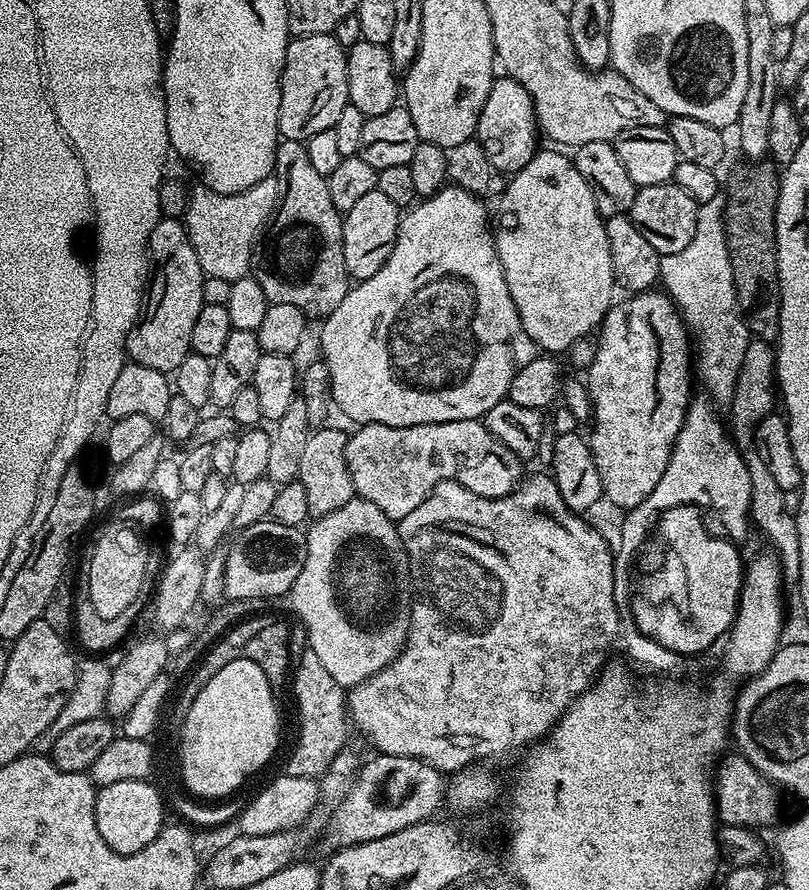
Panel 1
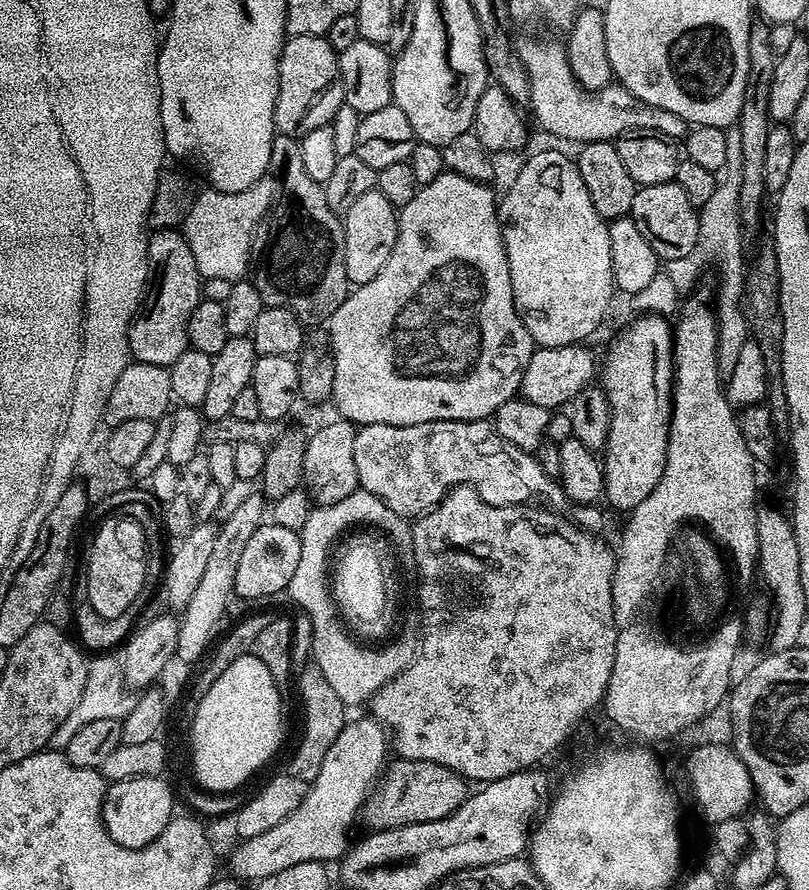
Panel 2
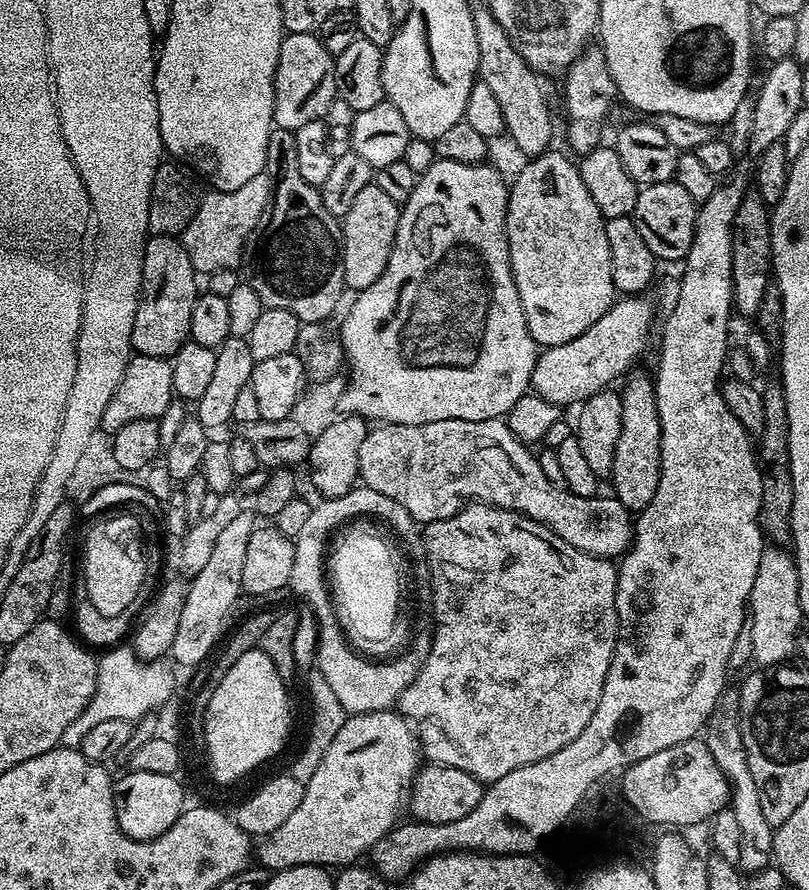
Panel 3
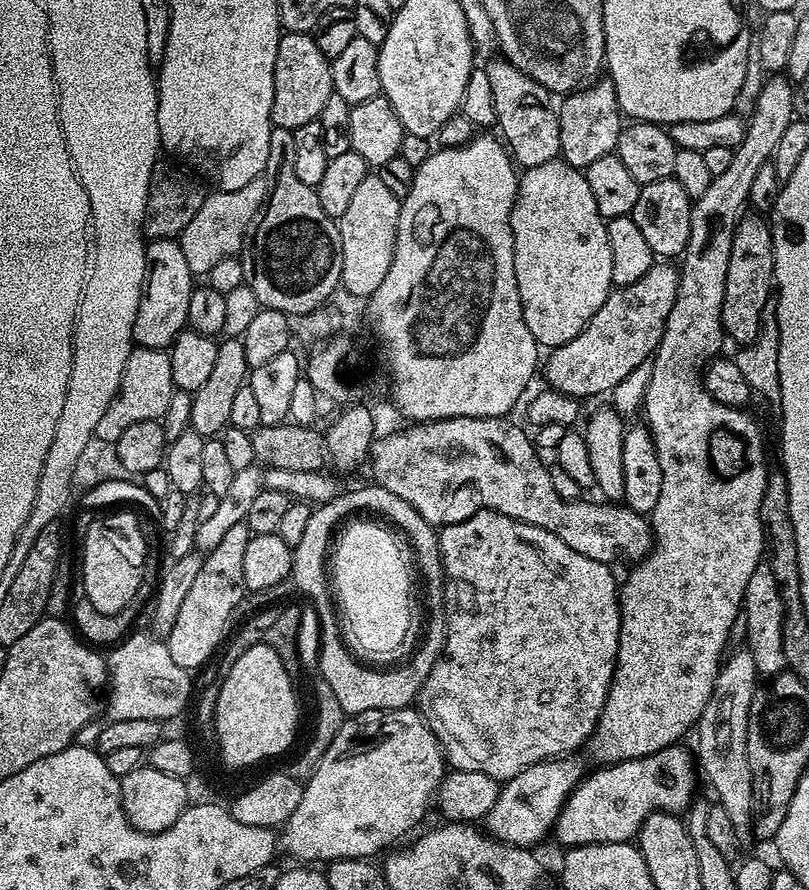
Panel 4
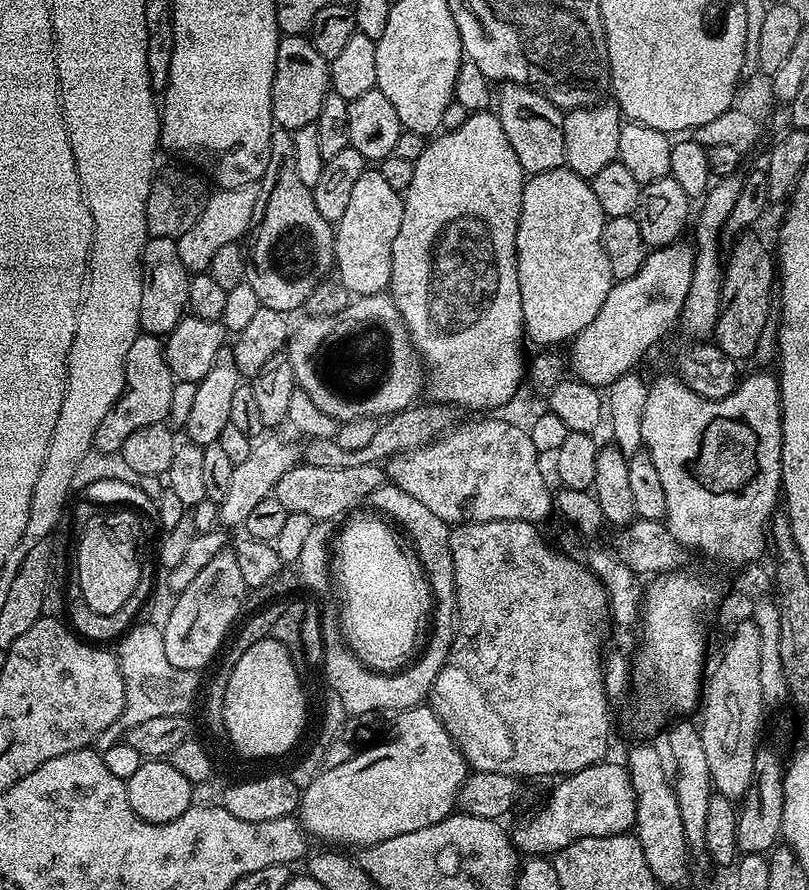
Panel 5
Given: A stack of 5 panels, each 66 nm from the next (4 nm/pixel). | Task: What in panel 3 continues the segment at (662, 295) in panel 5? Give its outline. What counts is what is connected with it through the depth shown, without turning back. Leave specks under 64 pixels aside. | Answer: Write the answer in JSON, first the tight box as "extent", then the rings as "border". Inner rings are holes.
{"extent":[531,294,652,406],"border":[[[641,294],[617,299],[590,330],[562,346],[544,348],[537,355],[532,371],[531,391],[551,404],[576,406],[615,385],[612,383],[629,371],[627,368],[643,354],[648,344],[648,331],[652,328],[652,304],[648,298]]]}

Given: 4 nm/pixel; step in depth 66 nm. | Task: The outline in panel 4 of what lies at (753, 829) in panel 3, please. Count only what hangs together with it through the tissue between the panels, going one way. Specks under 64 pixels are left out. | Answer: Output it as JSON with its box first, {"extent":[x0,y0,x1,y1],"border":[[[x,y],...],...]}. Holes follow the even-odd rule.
{"extent":[694,651,758,845],"border":[[[751,651],[736,652],[732,657],[720,665],[720,673],[714,682],[714,690],[710,694],[710,702],[706,702],[706,710],[702,710],[700,723],[694,729],[696,736],[696,748],[694,756],[698,761],[699,771],[712,783],[712,788],[717,792],[718,802],[726,814],[730,814],[730,826],[734,826],[734,834],[741,845],[753,843],[752,831],[752,807],[754,806],[754,782],[750,770],[750,758],[748,757],[748,719],[750,718],[750,706],[758,691],[758,673],[756,663]]]}

